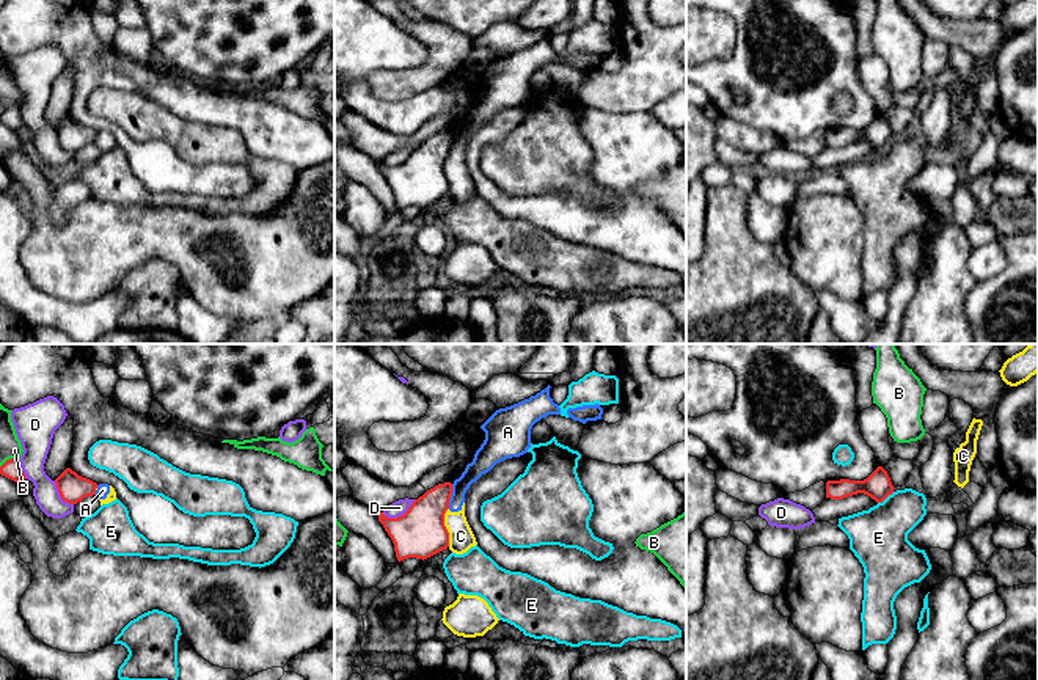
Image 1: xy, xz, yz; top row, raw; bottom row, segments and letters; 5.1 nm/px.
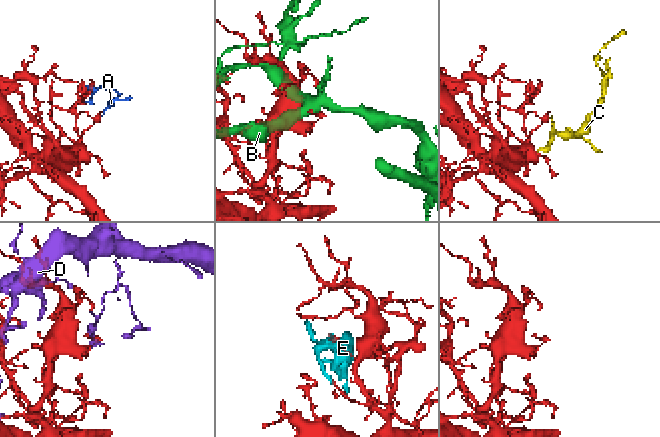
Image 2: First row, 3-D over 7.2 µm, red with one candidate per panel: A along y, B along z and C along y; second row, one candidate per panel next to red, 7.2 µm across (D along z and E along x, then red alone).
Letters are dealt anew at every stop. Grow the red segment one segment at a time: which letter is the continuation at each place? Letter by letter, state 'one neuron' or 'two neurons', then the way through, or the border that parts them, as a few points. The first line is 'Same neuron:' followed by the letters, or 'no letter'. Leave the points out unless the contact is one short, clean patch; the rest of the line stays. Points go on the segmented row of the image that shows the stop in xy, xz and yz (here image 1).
Same neuron: no letter
A: two neurons
B: two neurons
C: two neurons; border xz (448, 508), (445, 528), (449, 545)
D: two neurons
E: two neurons

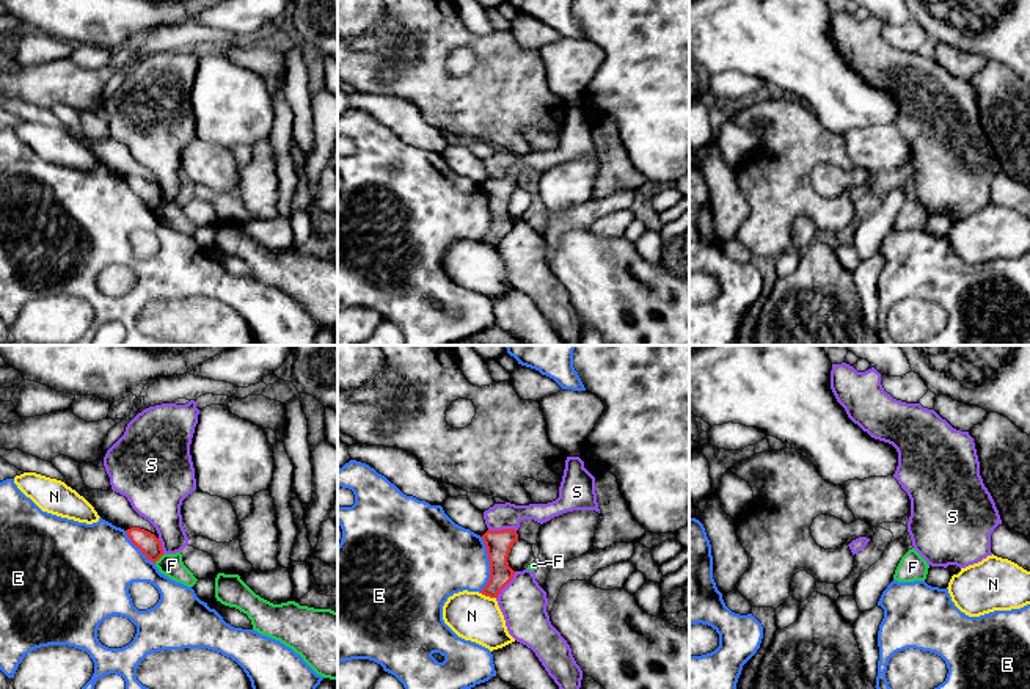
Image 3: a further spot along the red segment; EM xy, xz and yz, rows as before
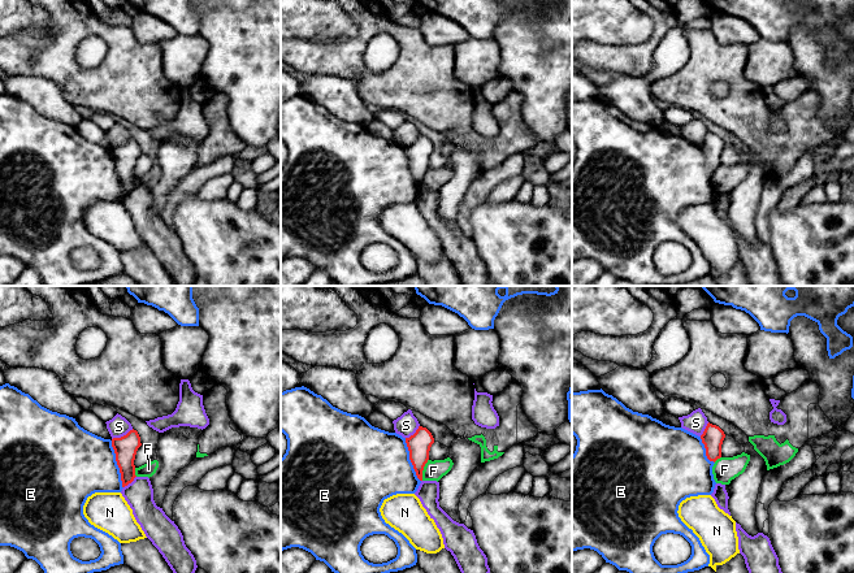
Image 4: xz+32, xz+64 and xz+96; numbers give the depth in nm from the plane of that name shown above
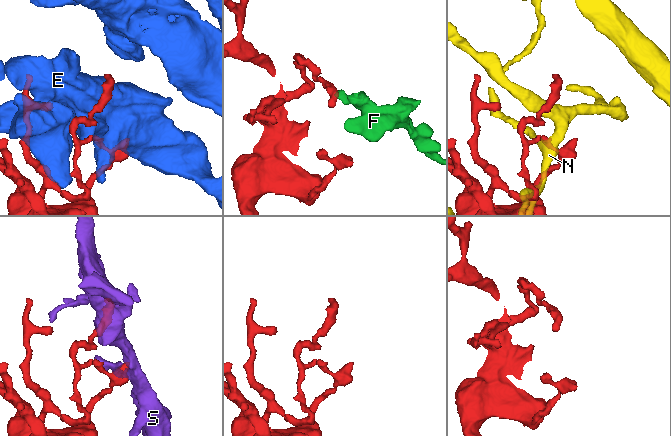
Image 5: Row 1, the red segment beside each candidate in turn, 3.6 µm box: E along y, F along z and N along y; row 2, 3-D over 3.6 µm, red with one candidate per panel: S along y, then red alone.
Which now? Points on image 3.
Same neuron: no letter
E: two neurons
F: two neurons; border xy (164, 554), (154, 562)
N: two neurons
S: two neurons

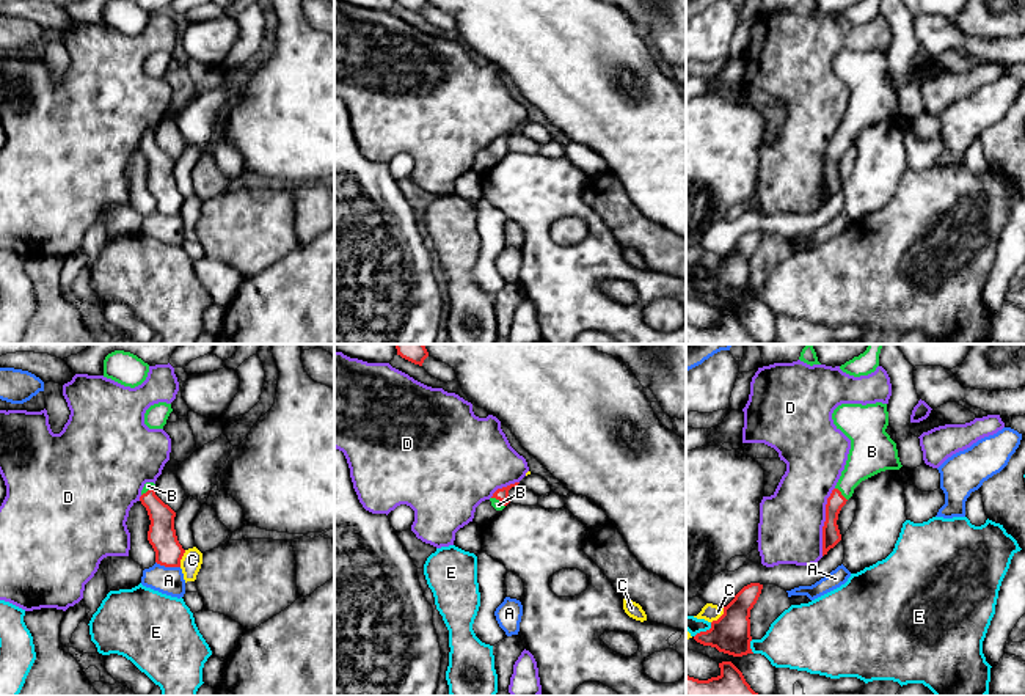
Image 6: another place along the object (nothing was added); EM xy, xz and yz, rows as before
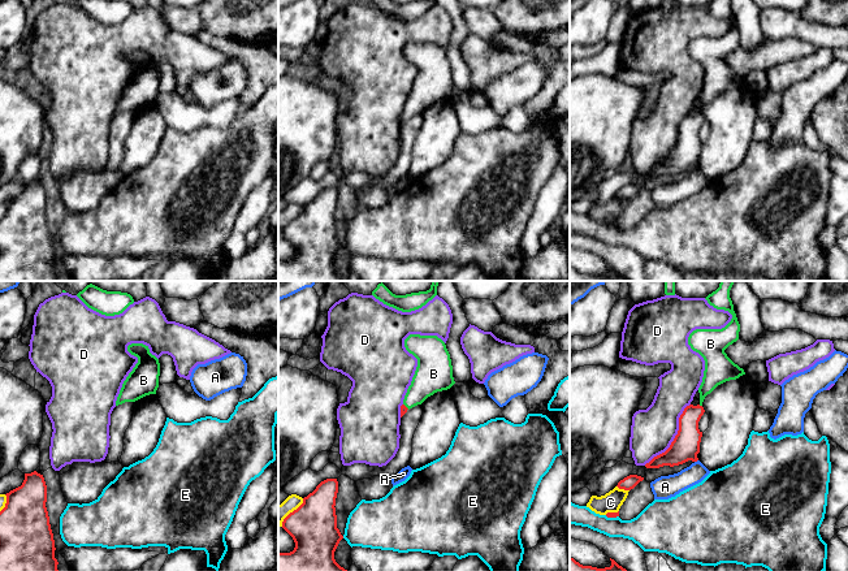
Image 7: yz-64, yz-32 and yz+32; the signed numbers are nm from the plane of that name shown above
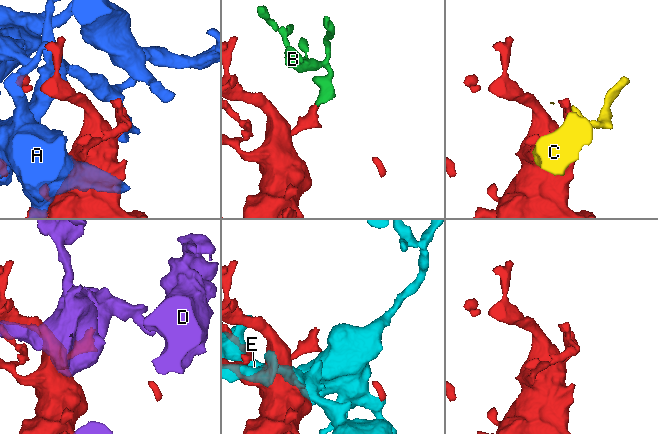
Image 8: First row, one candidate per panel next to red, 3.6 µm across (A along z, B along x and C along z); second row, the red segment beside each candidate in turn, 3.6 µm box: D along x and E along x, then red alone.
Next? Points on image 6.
Same neuron: B
A: two neurons
B: one neuron; way yz (831, 534), (831, 512), (840, 494), (868, 454)
C: two neurons
D: two neurons
E: two neurons

